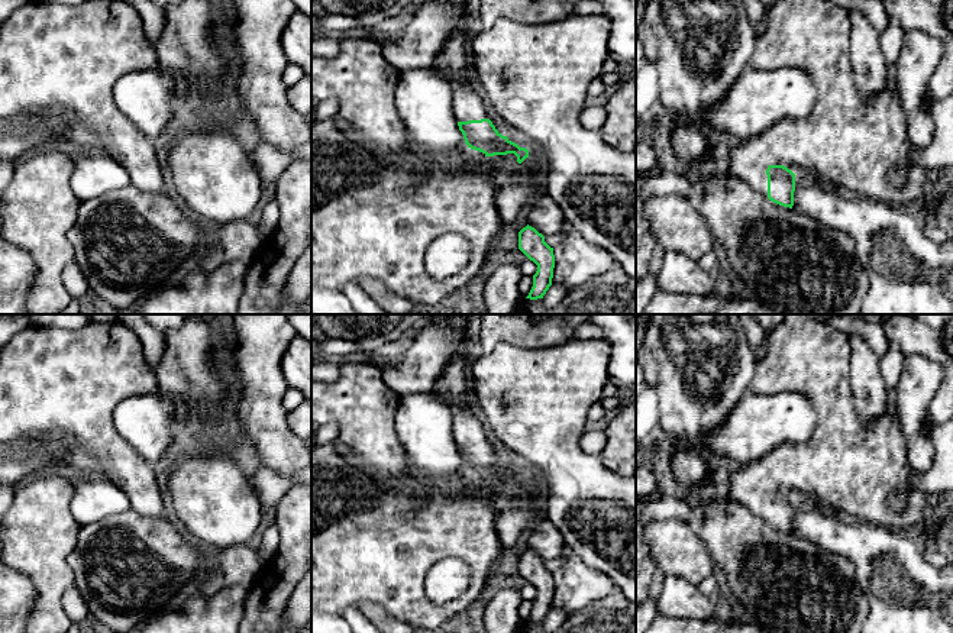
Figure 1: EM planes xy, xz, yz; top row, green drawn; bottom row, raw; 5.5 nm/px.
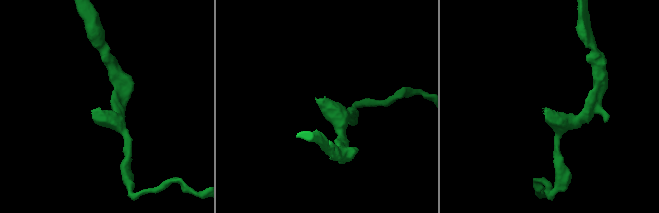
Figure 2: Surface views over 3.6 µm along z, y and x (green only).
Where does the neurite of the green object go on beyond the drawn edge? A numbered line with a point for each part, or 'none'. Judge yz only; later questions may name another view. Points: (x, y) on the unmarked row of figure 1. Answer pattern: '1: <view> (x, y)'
1: yz (846, 465)

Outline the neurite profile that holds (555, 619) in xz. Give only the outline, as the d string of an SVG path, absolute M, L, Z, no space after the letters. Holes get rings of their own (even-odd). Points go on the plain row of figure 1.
M552 608L543 620L545 630L549 633L558 630L565 623L566 617L568 616L562 610Z

